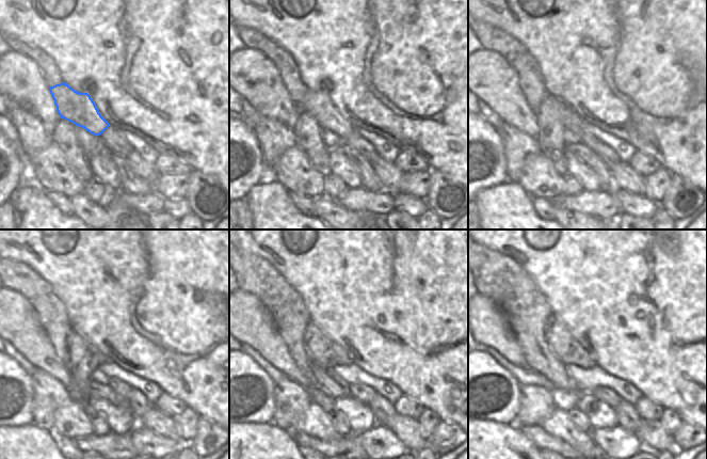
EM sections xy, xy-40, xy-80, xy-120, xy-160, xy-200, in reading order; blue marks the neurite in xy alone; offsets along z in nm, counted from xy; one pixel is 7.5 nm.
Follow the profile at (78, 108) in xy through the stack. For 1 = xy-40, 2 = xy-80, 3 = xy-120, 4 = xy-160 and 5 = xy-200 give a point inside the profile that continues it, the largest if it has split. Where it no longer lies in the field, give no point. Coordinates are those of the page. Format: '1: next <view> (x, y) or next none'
1: next xy-40 (318, 104)
2: next xy-80 (572, 121)
3: next xy-120 (123, 389)
4: next xy-160 (364, 393)
5: next xy-200 (607, 395)

